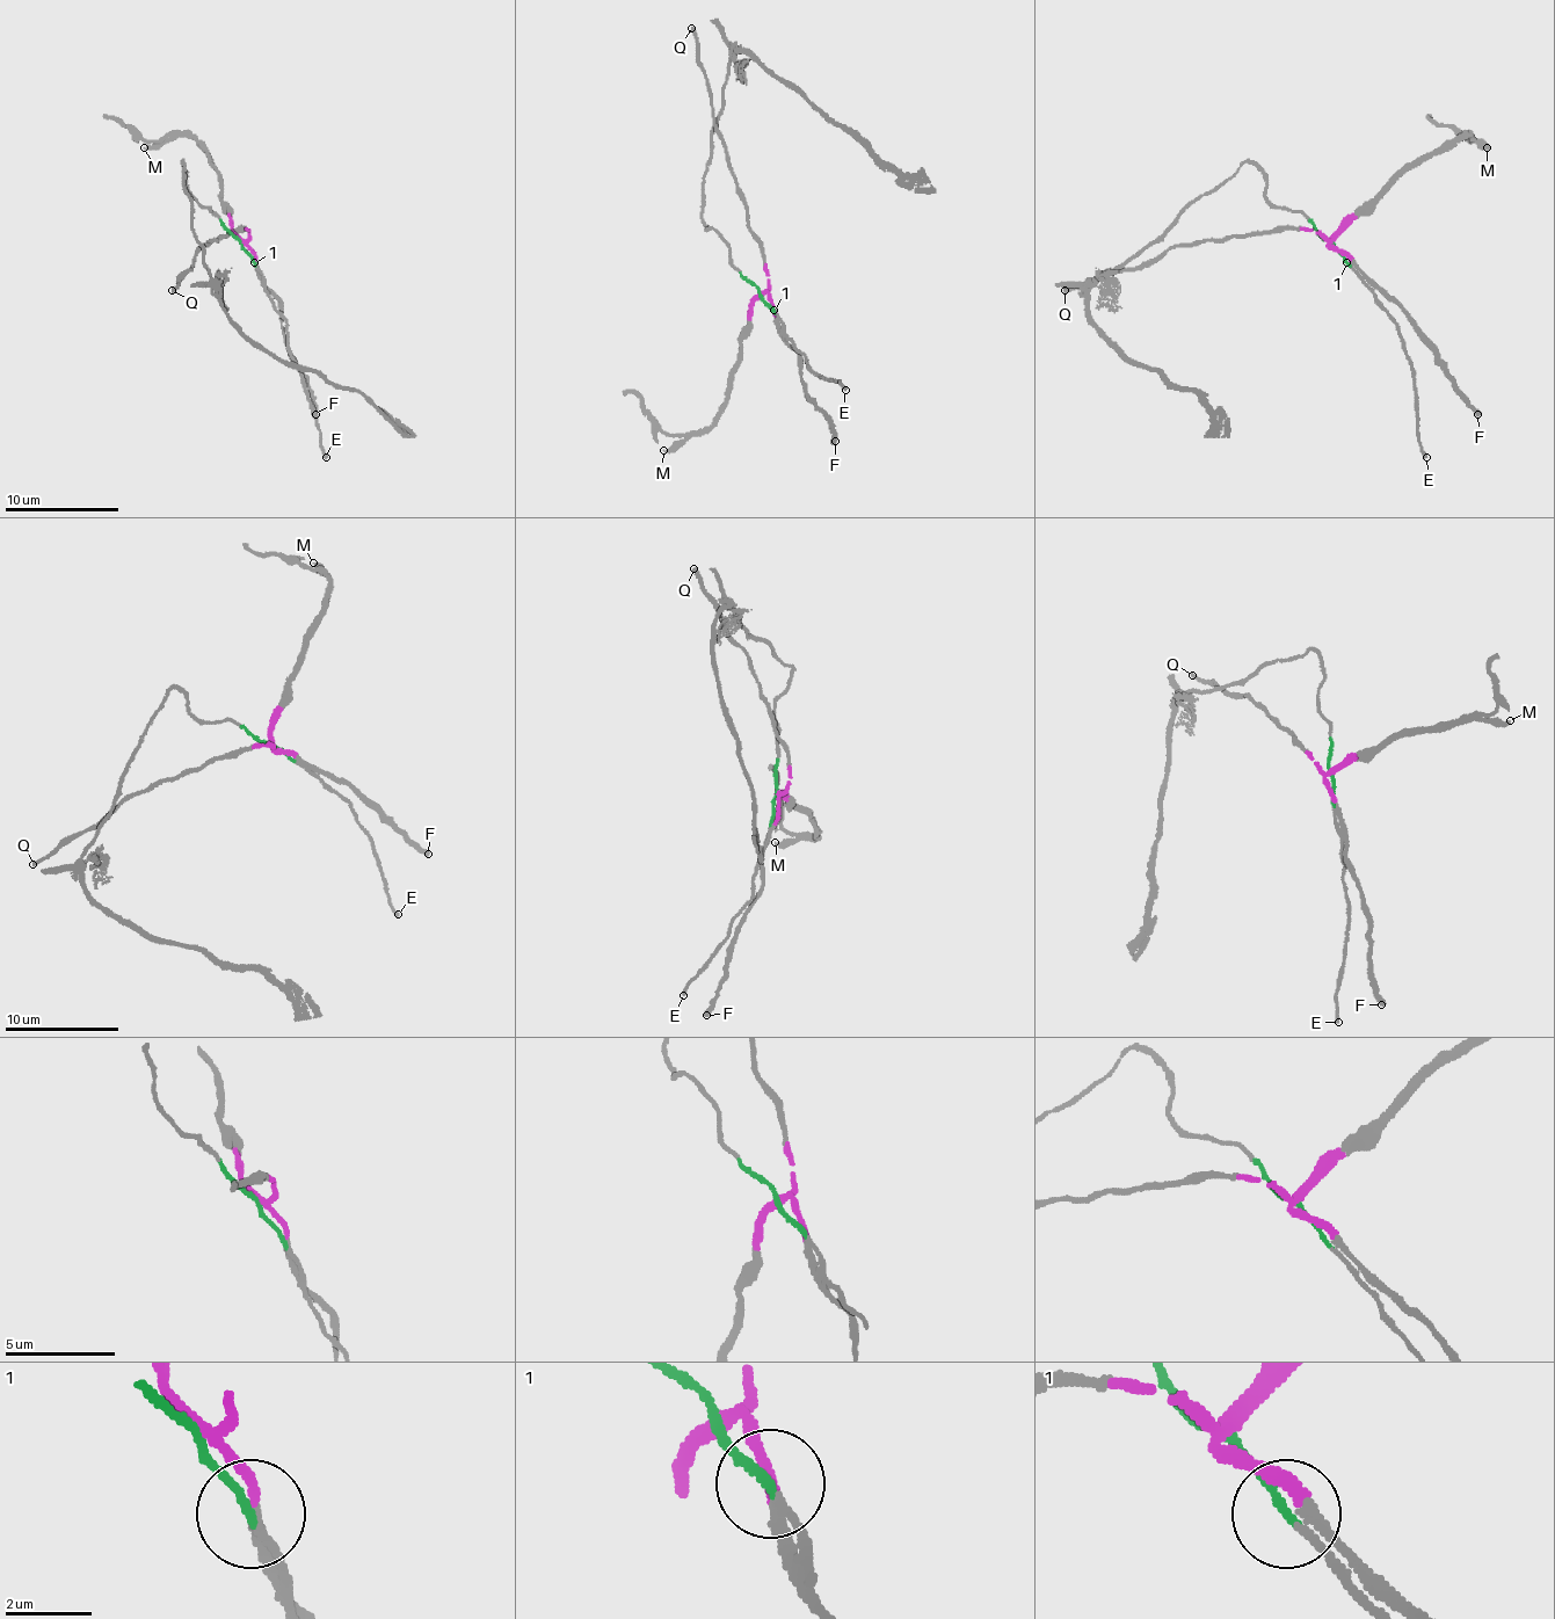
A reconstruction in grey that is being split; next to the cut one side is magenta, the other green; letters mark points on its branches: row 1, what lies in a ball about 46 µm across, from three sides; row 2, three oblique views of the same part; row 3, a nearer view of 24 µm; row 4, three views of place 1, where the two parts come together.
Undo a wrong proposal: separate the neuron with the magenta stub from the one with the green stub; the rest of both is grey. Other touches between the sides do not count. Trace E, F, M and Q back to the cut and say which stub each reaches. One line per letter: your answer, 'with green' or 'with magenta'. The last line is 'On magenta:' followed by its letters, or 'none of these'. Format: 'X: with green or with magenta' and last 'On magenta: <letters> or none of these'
E: with green
F: with magenta
M: with magenta
Q: with magenta
On magenta: F, M, Q

